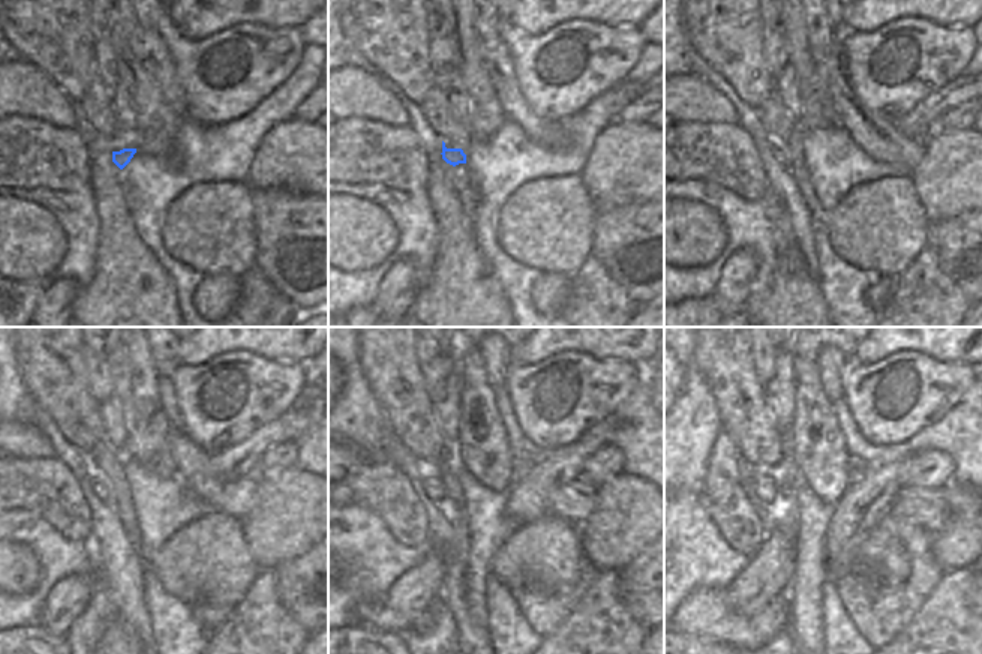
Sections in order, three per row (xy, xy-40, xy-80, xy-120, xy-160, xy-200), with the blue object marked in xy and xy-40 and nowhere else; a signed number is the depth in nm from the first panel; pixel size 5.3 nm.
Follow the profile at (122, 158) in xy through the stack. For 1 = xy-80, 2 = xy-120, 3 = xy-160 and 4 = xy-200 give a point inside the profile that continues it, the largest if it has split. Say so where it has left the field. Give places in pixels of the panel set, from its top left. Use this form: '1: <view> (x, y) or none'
1: xy-80 (778, 155)
2: xy-120 (101, 489)
3: xy-160 (435, 491)
4: xy-200 (765, 485)

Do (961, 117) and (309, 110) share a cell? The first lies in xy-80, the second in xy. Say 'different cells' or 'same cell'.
same cell

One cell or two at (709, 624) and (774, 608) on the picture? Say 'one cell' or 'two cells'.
one cell

